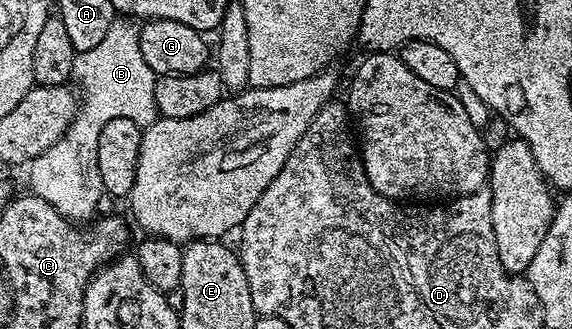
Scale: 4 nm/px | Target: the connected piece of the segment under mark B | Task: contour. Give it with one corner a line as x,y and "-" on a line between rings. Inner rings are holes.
115,17
108,33
100,39
96,48
75,54
72,75
76,82
78,78
77,89
80,91
76,116
64,136
60,136
60,140
56,140
52,148
40,152
40,156
28,163
29,193
35,194
40,200
48,200
48,204
52,204
52,208
56,208
60,216
72,223
89,223
99,213
98,205
104,199
100,164
96,164
96,143
100,140
104,124
117,118
149,124
157,122
160,117
154,91
156,75
152,68
148,68
148,63
140,52
138,31
139,27
129,17

